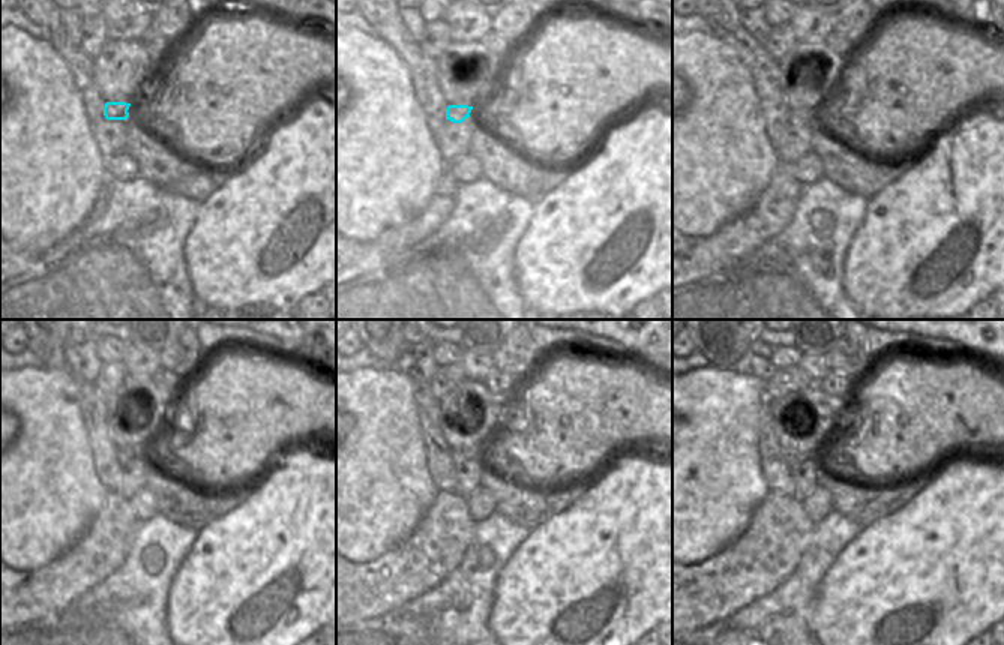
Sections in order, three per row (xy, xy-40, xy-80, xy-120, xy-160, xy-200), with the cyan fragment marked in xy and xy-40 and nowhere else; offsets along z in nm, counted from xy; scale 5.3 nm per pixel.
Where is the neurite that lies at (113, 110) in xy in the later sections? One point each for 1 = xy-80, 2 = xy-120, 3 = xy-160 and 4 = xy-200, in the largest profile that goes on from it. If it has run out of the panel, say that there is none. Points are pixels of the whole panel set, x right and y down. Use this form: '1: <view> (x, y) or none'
1: xy-80 (794, 117)
2: xy-120 (125, 456)
3: xy-160 (458, 458)
4: xy-200 (793, 459)

